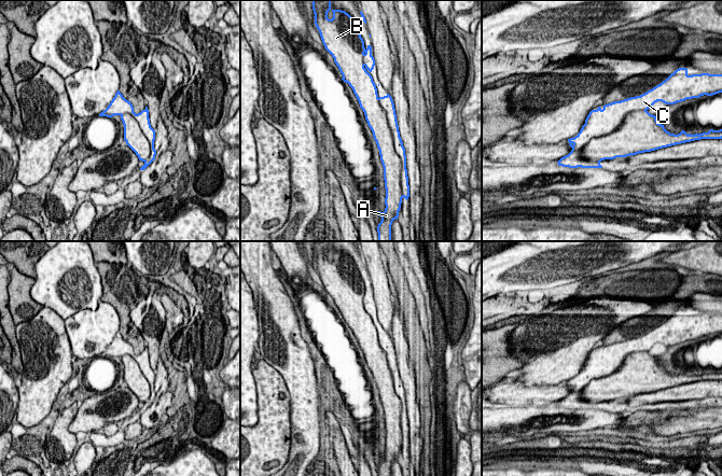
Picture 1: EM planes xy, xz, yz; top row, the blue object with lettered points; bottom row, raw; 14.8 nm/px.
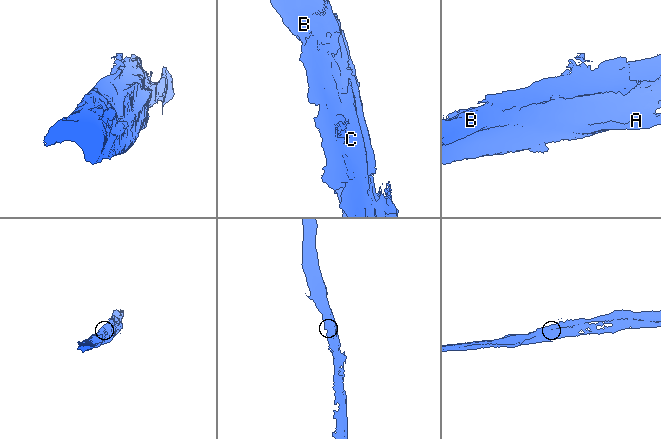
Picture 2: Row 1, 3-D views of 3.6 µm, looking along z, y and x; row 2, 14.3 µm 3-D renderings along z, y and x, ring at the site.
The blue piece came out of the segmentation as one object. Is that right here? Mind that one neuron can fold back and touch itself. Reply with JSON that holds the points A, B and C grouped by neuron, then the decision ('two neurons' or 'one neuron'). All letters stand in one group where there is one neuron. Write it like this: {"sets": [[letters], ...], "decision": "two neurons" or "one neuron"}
{"sets": [["A", "B", "C"]], "decision": "one neuron"}

